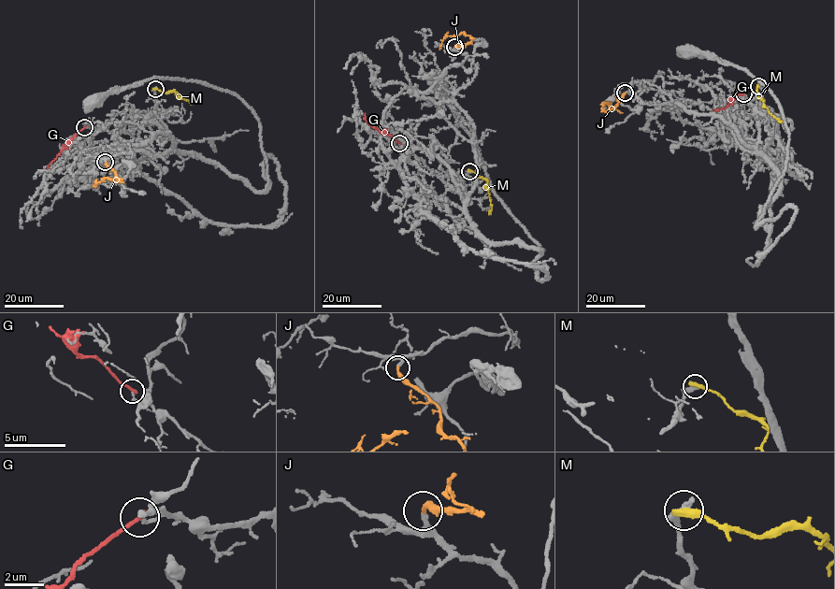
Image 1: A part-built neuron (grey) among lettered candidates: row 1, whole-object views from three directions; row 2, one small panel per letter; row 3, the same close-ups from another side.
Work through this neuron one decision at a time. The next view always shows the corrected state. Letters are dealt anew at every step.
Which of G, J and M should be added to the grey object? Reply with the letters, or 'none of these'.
J

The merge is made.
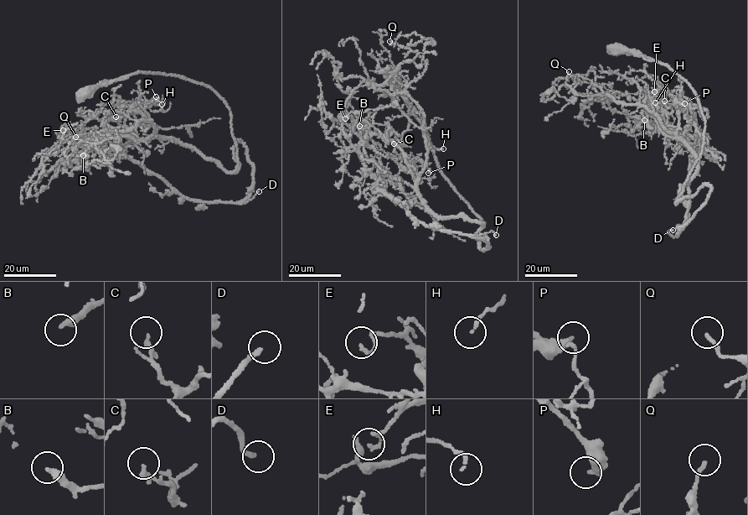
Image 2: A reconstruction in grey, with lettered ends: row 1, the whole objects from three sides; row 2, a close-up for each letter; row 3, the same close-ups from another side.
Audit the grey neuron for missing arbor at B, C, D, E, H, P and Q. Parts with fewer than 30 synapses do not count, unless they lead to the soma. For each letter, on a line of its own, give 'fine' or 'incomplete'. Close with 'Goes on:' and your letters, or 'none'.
B: fine
C: fine
D: incomplete
E: fine
H: fine
P: fine
Q: fine
Goes on: D

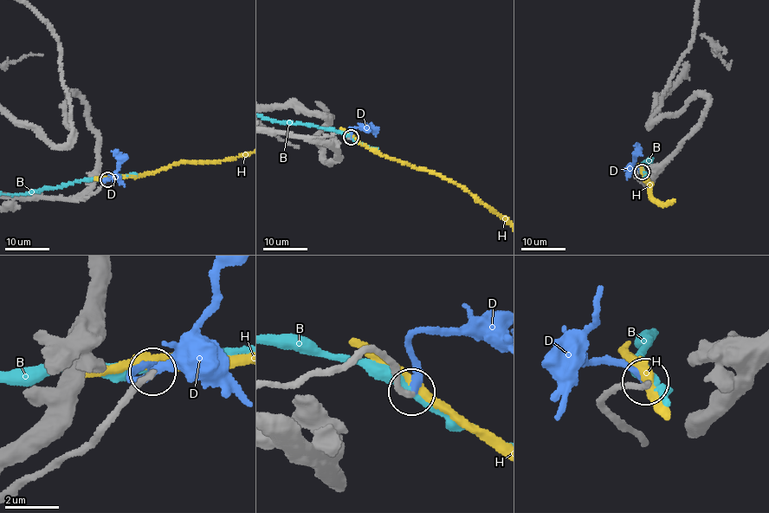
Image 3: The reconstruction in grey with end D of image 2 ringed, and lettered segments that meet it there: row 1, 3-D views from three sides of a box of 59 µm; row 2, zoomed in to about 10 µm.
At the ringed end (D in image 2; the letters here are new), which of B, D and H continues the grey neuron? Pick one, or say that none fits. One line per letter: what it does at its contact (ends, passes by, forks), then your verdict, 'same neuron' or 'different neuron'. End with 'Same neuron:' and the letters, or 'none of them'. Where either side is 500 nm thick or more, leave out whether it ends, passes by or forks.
B: it passes by | different neuron
D: it ends | same neuron
H: it passes by | different neuron
Same neuron: D

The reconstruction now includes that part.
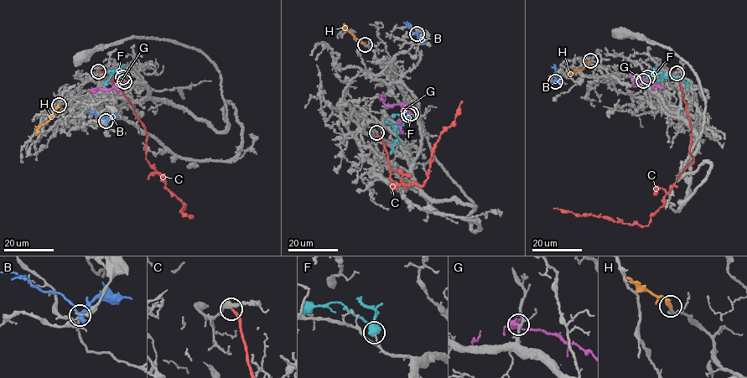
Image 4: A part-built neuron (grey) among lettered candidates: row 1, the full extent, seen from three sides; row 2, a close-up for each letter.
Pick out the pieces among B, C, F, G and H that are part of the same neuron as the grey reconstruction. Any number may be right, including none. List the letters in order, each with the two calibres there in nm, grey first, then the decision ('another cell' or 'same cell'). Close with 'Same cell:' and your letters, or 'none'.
B: 150 nm thick on the grey side, 360 nm on the other; another cell
C: 400 nm thick on the grey side, 240 nm on the other; another cell
F: 130 nm thick on the grey side, 480 nm on the other; another cell
G: 200 nm thick on the grey side, 240 nm on the other; same cell
H: 220 nm thick on the grey side, 400 nm on the other; same cell
Same cell: G, H

